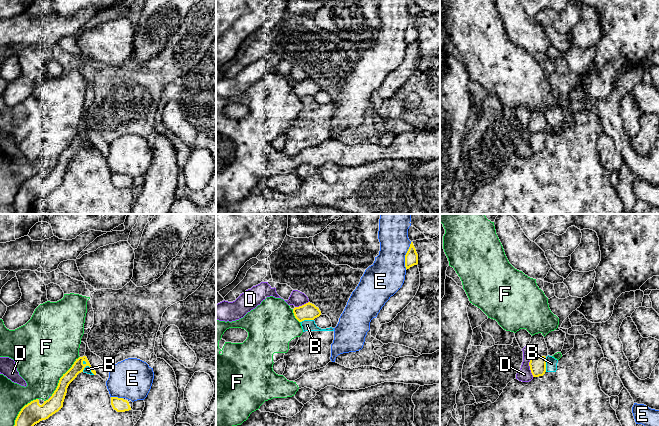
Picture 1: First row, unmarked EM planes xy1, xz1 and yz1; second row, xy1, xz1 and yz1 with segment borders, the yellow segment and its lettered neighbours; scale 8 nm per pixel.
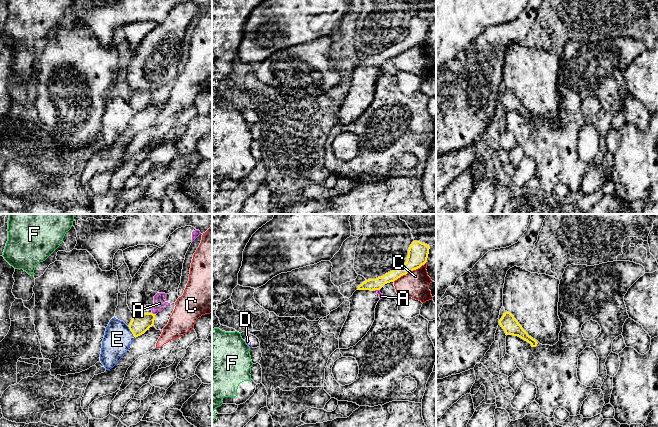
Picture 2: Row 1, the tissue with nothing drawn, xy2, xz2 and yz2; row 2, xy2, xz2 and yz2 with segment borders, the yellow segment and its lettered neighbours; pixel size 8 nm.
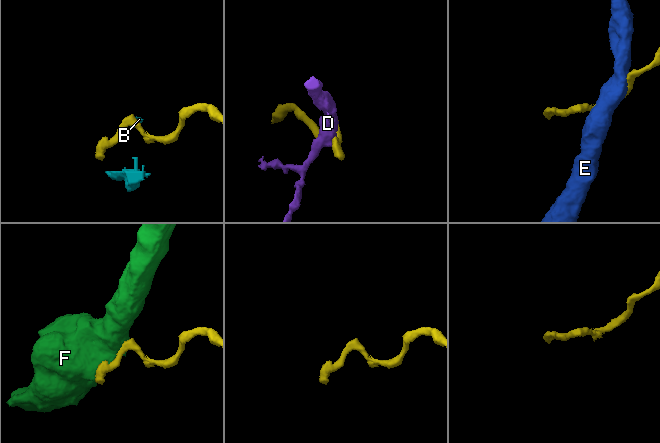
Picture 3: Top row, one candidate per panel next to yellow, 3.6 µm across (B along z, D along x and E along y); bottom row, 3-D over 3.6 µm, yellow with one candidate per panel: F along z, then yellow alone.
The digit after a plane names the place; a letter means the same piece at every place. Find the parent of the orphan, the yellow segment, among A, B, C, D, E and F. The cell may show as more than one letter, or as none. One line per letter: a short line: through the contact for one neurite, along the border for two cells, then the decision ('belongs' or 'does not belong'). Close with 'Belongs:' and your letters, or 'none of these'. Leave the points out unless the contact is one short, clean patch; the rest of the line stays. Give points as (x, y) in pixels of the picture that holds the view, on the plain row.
A: xy2 (152, 88), (155, 90) | does not belong
B: yz1 (545, 133), (546, 147) | does not belong
C: xz2 (426, 37), (419, 43), (393, 57) | does not belong
D: does not belong
E: does not belong
F: does not belong
Belongs: none of these

